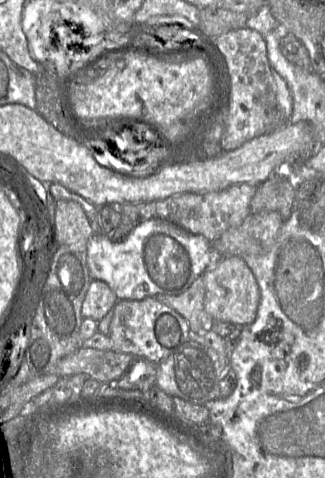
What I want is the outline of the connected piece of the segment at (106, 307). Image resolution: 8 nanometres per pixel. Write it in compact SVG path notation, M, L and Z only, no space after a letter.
M93 279L82 304L82 317L99 321L117 302L116 294L106 282Z

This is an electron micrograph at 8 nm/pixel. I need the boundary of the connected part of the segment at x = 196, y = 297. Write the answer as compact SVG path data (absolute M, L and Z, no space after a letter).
M203 275L199 276L181 294L159 294L150 297L155 297L181 314L187 320L192 331L205 333L212 330L214 319L204 308L205 285Z

